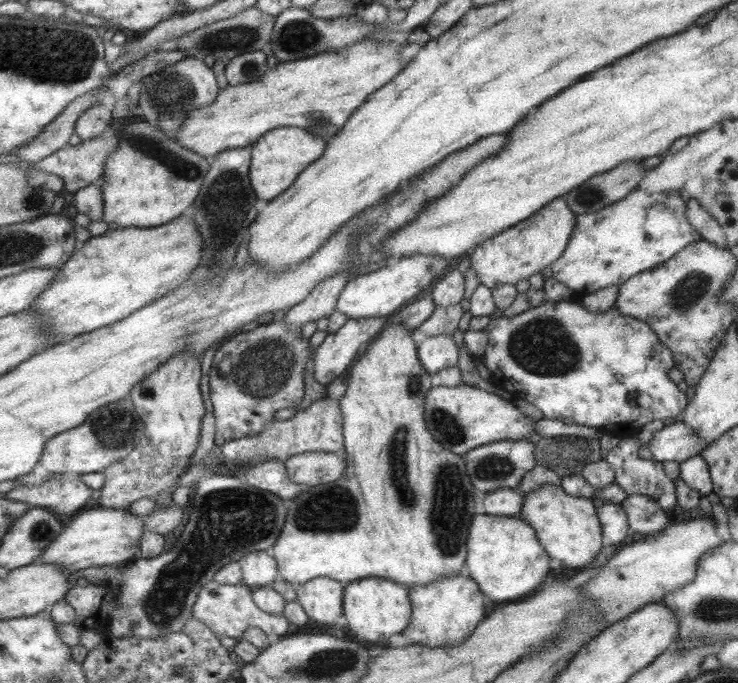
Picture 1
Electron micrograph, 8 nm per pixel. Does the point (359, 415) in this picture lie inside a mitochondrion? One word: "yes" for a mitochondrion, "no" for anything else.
no

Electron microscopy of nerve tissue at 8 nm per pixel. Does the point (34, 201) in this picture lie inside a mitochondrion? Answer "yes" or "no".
no

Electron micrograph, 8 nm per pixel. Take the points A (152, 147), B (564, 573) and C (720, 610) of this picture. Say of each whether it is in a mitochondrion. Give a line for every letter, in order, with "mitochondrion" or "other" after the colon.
A: mitochondrion
B: other
C: mitochondrion

